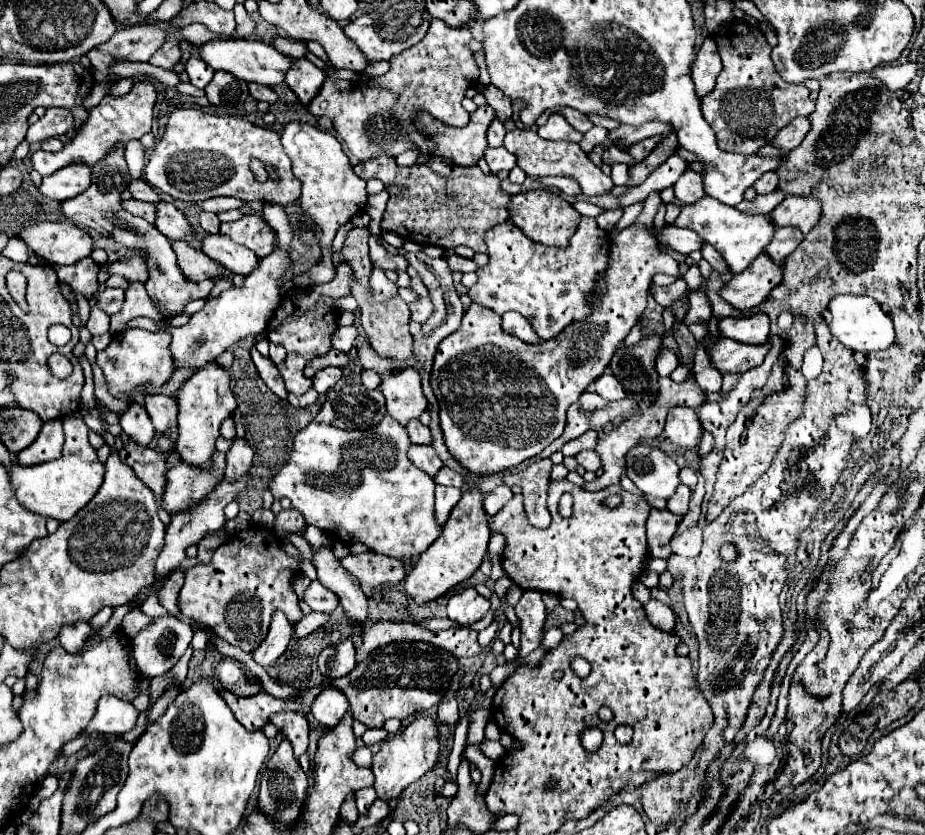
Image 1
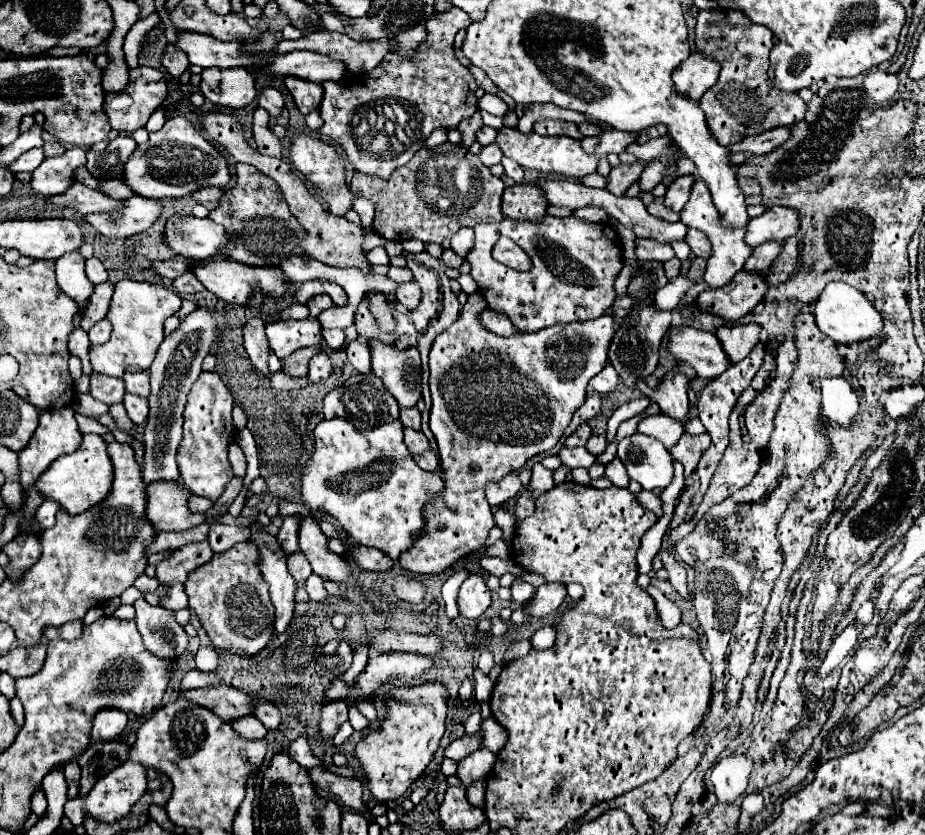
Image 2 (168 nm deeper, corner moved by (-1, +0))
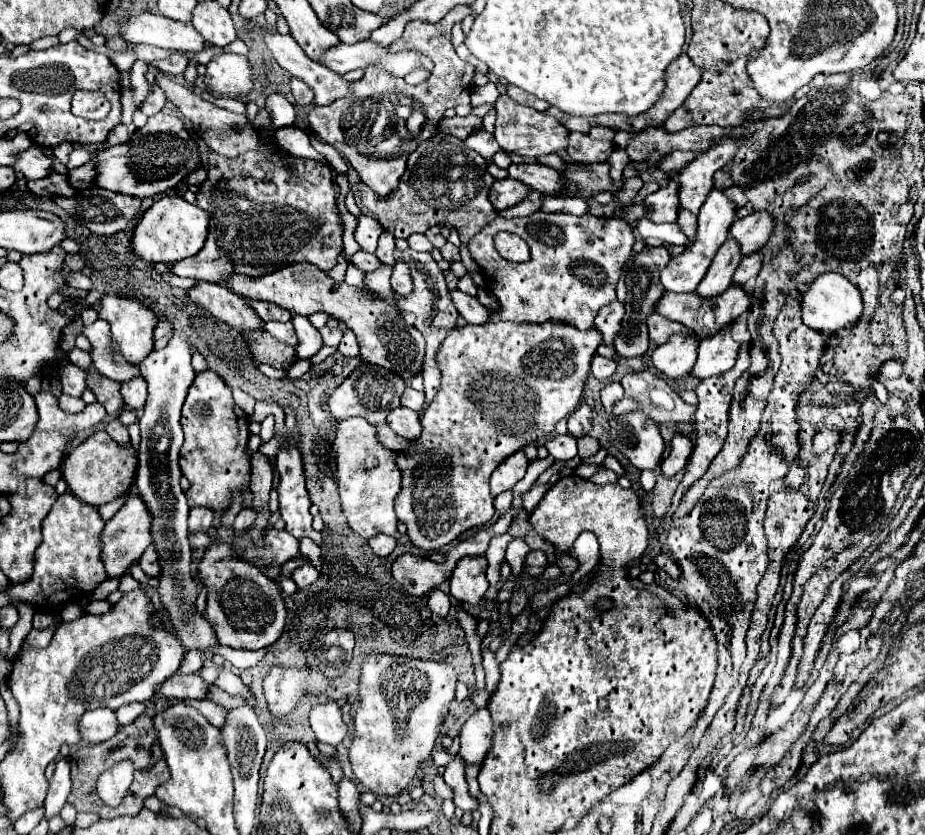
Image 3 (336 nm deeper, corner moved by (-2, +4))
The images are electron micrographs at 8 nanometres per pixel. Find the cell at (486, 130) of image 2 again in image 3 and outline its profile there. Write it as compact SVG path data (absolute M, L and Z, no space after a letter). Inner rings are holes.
M473 114L467 116L467 118L453 116L453 118L443 118L443 120L439 122L439 130L445 132L445 134L453 134L453 136L465 140L465 138L469 138L471 134L483 130L483 122L481 122L481 118L477 118L477 116L473 116Z

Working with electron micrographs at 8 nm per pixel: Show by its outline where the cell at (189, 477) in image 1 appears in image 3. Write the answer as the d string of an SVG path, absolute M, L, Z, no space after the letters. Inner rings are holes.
M131 492L127 504L105 524L105 530L103 530L103 564L109 578L119 578L121 574L125 574L129 566L141 558L141 554L145 552L145 546L153 544L149 536L151 524L153 524L153 516L147 504L139 494Z

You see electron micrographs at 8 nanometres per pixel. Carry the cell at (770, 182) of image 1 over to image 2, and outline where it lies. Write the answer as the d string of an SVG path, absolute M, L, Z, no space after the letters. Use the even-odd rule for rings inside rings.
M738 176L738 182L740 182L740 188L746 196L754 196L754 194L760 194L760 186L756 186L756 180L752 178L744 178L744 176Z

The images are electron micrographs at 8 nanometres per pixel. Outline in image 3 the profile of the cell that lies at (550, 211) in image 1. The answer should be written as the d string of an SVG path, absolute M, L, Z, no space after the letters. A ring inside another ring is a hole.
M505 178L505 180L495 180L495 186L491 186L489 200L497 210L507 210L519 202L523 202L529 194L529 186L523 182Z

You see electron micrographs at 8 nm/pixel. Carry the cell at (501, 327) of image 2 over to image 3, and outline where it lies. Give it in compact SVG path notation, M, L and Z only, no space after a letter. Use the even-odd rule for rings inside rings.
M453 290L451 298L453 298L453 304L457 306L459 314L465 318L465 322L469 322L469 324L487 324L491 320L491 310L485 308L475 296L463 294L461 290Z

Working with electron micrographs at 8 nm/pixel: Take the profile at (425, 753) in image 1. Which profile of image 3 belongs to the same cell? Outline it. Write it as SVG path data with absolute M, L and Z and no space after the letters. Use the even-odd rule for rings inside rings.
M369 654L365 656L363 660L363 670L361 670L361 684L359 684L359 696L361 696L361 702L357 704L357 714L355 714L355 738L353 738L353 744L351 744L351 750L349 750L349 760L351 760L351 766L353 766L353 772L357 776L357 782L361 786L365 786L367 790L371 790L373 794L385 794L385 796L397 796L401 794L413 780L415 772L419 770L419 766L429 758L431 750L433 750L433 744L439 736L439 728L449 712L449 704L453 702L455 698L455 684L457 684L457 674L455 670L445 664L445 662L429 662L429 660L413 660L413 658L403 658L403 656L391 656L391 654Z

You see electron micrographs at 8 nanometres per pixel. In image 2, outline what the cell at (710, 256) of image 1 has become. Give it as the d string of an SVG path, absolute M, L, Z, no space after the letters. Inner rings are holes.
M688 228L688 238L686 238L688 246L692 248L692 252L700 258L708 258L710 256L710 242L708 242L708 236L702 232L702 230L692 230Z

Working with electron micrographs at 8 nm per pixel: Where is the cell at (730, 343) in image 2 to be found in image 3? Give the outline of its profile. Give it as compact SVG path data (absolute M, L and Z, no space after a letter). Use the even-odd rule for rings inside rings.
M727 328L699 342L699 356L693 368L693 376L705 380L709 376L723 374L735 366L739 354L739 342L735 342Z

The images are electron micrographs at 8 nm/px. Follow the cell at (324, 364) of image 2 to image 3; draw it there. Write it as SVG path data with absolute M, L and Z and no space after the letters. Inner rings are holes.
M293 316L291 322L293 322L293 326L297 330L297 338L299 338L297 356L301 360L307 360L307 358L315 356L323 348L321 334L311 326L311 322L305 316Z

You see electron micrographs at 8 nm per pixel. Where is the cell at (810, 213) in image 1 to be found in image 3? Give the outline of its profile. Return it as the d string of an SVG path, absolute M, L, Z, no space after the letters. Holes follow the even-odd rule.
M761 210L741 220L735 220L729 234L741 244L741 252L747 256L761 250L767 244L769 236L773 234L775 224L777 224L775 218L769 212Z

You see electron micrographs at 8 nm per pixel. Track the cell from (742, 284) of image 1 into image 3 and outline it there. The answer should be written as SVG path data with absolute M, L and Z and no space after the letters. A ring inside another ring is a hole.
M733 284L729 286L729 290L725 290L725 294L713 296L713 298L703 298L697 292L683 292L683 294L675 294L675 292L667 292L663 294L661 302L657 302L657 312L663 314L665 318L671 318L687 328L691 328L697 338L707 338L713 336L717 330L729 326L735 318L739 318L743 312L747 312L751 306L751 298L745 292L743 286Z

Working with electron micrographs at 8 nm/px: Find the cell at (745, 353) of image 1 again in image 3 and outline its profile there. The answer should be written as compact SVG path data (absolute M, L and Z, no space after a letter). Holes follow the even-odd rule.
M653 312L653 314L647 318L647 328L649 328L649 338L651 338L653 342L657 342L657 344L669 342L669 336L675 334L675 332L681 332L681 334L685 334L685 336L697 338L697 334L695 334L693 330L689 330L689 328L685 328L685 326L681 326L681 324L673 322L673 320L665 318L665 316L661 316L661 314L657 314L657 312Z

